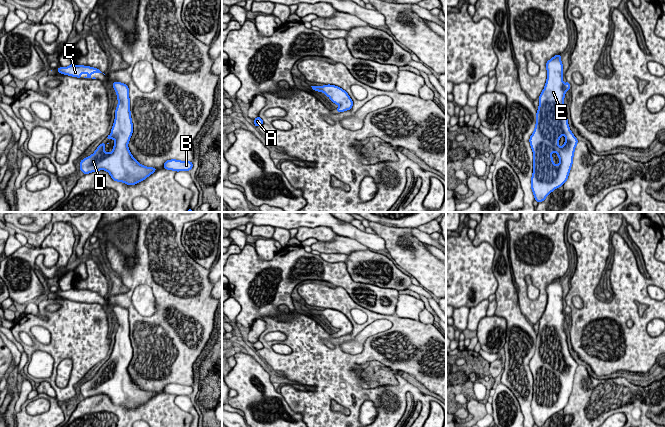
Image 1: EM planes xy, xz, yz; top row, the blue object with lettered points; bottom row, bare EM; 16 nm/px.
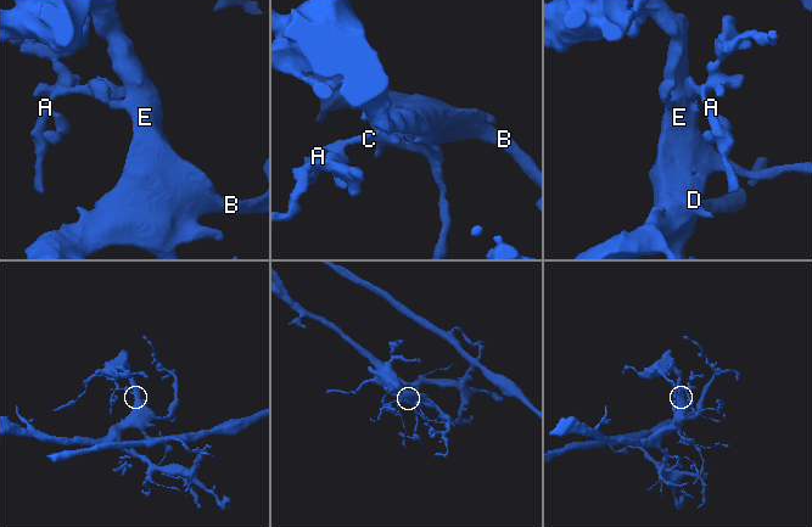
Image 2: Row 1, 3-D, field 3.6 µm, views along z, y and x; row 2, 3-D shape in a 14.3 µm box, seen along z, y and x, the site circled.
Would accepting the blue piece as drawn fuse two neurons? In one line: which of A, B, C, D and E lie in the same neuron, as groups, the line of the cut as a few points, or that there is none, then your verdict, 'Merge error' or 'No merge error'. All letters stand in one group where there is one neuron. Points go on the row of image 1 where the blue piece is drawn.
Groups: A B C D E. No split. No merge error

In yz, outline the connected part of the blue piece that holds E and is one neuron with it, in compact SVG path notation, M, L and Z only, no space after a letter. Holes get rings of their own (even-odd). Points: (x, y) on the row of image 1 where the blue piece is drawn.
M561 55L548 60L546 69L547 80L539 96L536 125L529 139L534 157L531 188L538 203L567 181L578 143L569 128L564 105L570 83L563 83ZM553 151L559 157L558 165L554 164Z

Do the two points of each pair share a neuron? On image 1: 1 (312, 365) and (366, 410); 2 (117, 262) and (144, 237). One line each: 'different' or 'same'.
1: different
2: same

